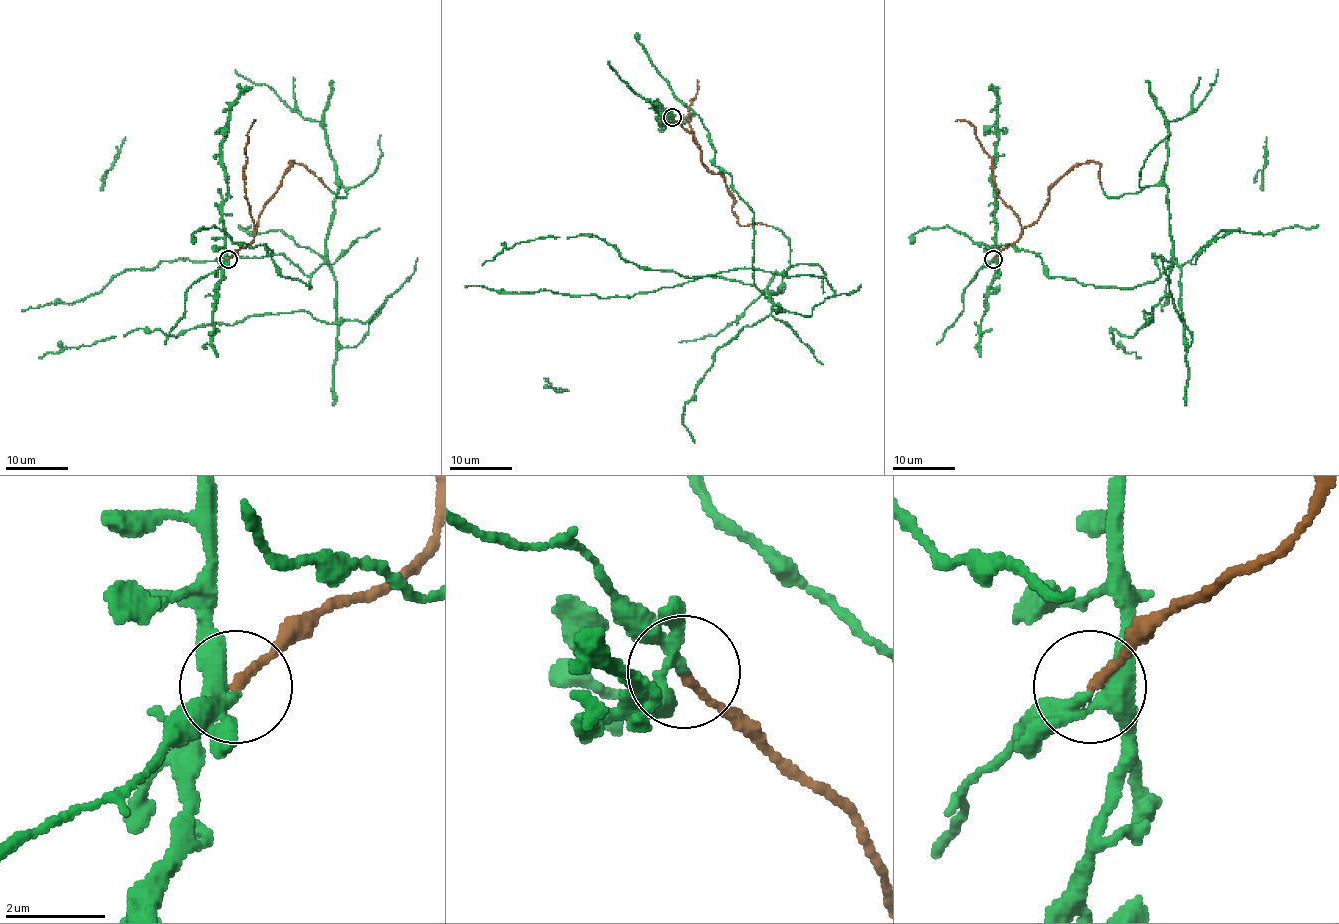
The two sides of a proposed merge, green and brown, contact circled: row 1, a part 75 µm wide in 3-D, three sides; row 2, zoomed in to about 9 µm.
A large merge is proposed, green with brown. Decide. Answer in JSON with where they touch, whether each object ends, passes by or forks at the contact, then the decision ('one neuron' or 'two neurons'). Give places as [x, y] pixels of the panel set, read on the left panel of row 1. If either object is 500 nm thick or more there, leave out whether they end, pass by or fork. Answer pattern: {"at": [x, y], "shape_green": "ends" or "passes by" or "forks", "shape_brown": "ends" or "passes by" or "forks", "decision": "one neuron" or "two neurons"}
{"at": [228, 259], "shape_green": "passes by", "shape_brown": "ends", "decision": "one neuron"}

